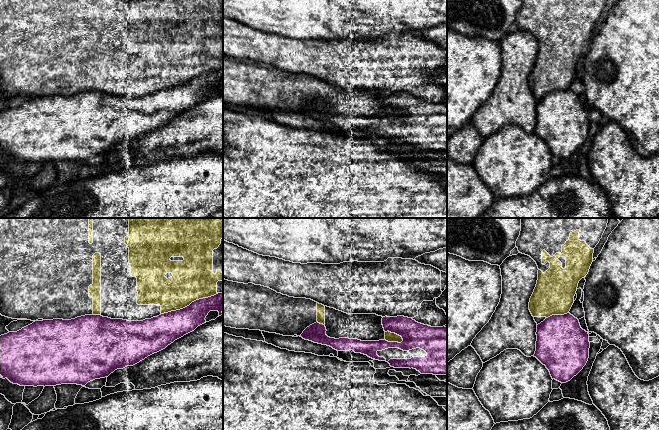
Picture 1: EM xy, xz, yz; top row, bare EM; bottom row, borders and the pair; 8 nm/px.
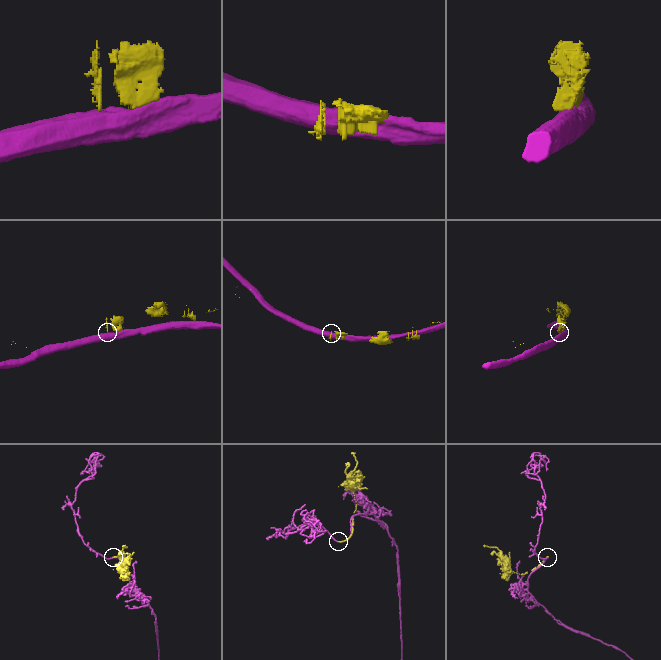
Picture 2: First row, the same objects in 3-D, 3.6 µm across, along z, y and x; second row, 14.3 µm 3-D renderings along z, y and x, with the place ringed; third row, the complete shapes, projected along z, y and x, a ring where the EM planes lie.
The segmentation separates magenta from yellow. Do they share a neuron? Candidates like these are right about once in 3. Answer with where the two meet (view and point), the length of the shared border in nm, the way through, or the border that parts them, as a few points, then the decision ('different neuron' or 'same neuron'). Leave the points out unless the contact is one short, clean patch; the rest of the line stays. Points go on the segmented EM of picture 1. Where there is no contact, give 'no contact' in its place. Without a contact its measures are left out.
meets magenta in xy at (190, 304); contact 500 nm long; different neuron

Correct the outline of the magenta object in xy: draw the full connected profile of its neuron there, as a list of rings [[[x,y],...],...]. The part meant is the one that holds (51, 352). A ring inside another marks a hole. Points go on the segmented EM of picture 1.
[[[223,293],[143,321],[111,319],[101,315],[35,321],[17,332],[0,336],[0,375],[20,386],[85,386],[90,381],[108,377],[117,369],[133,366],[165,349],[206,323],[205,318],[210,311],[223,315]]]

